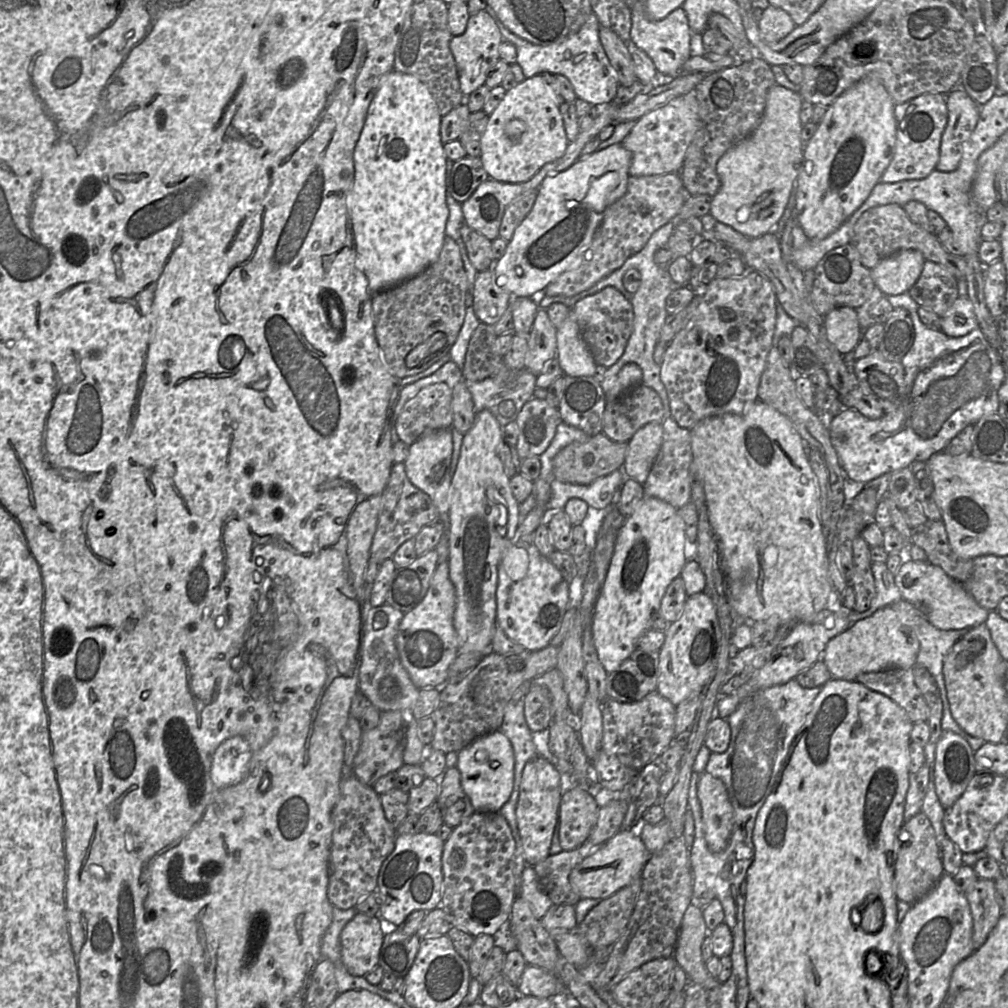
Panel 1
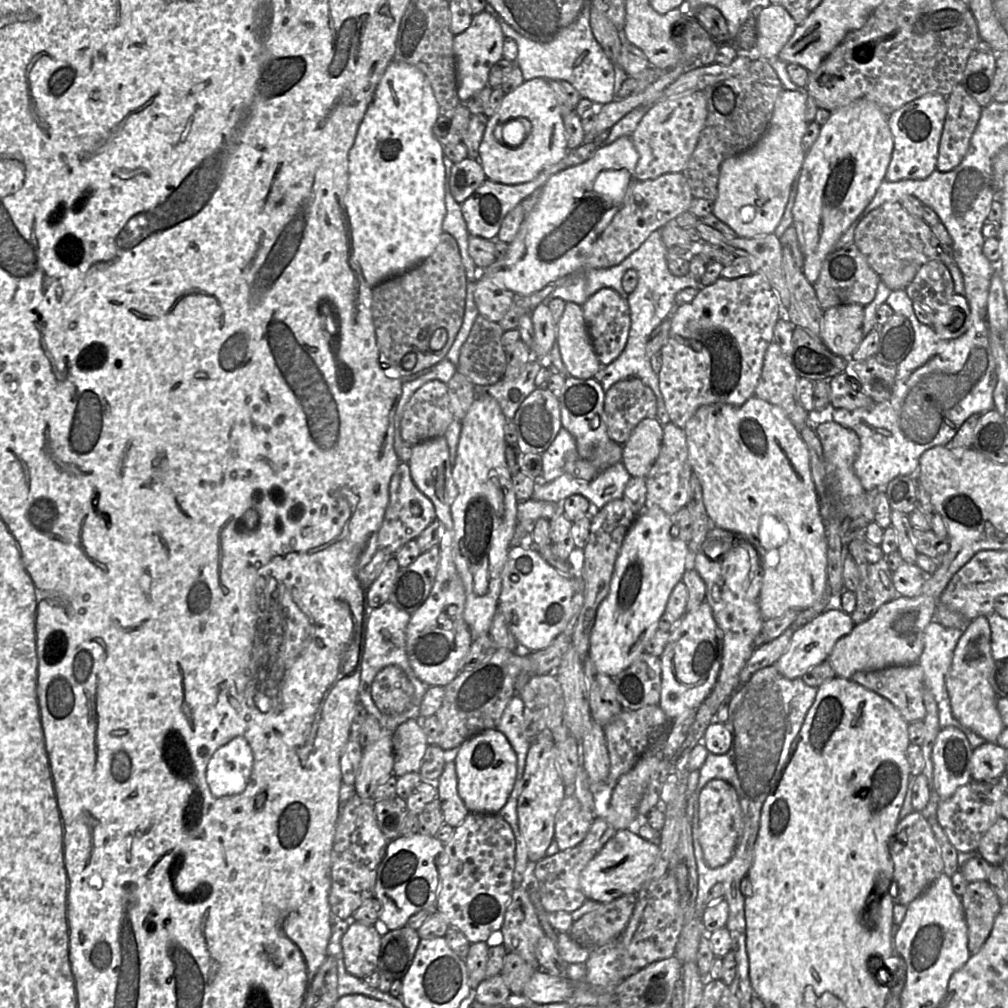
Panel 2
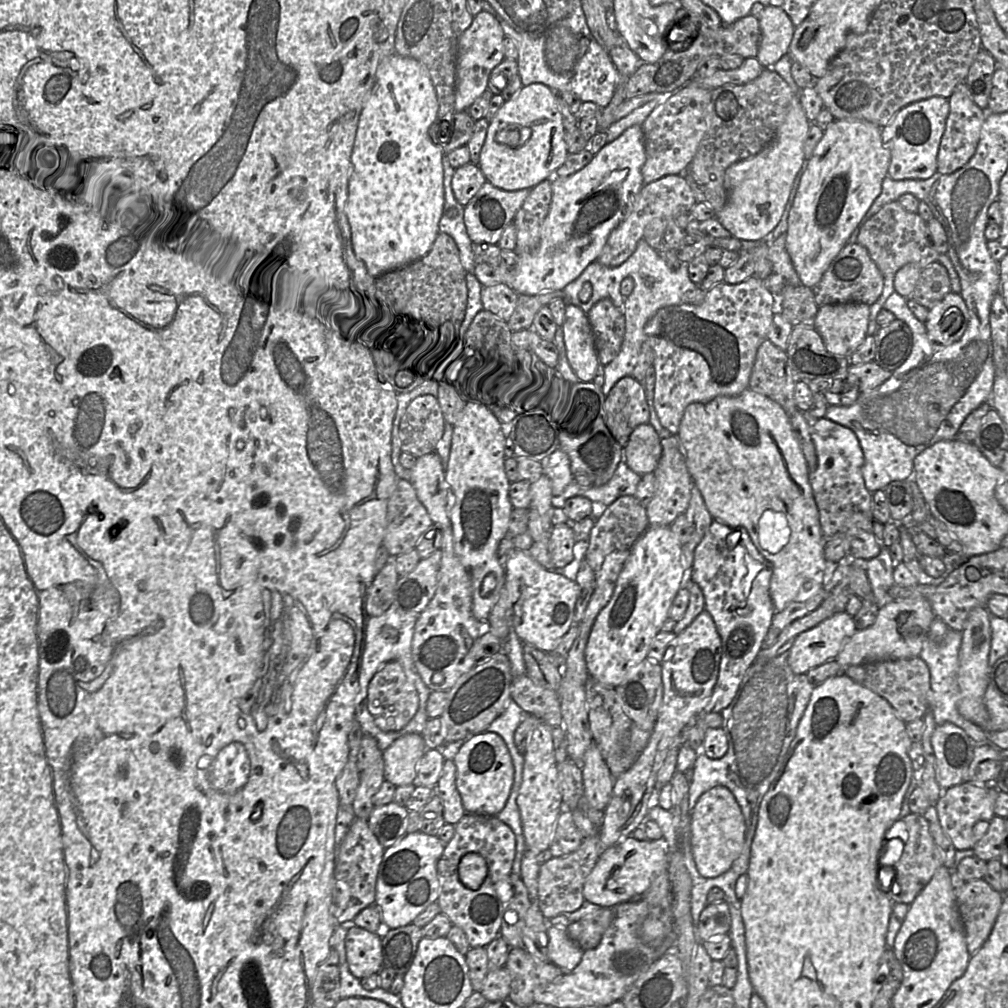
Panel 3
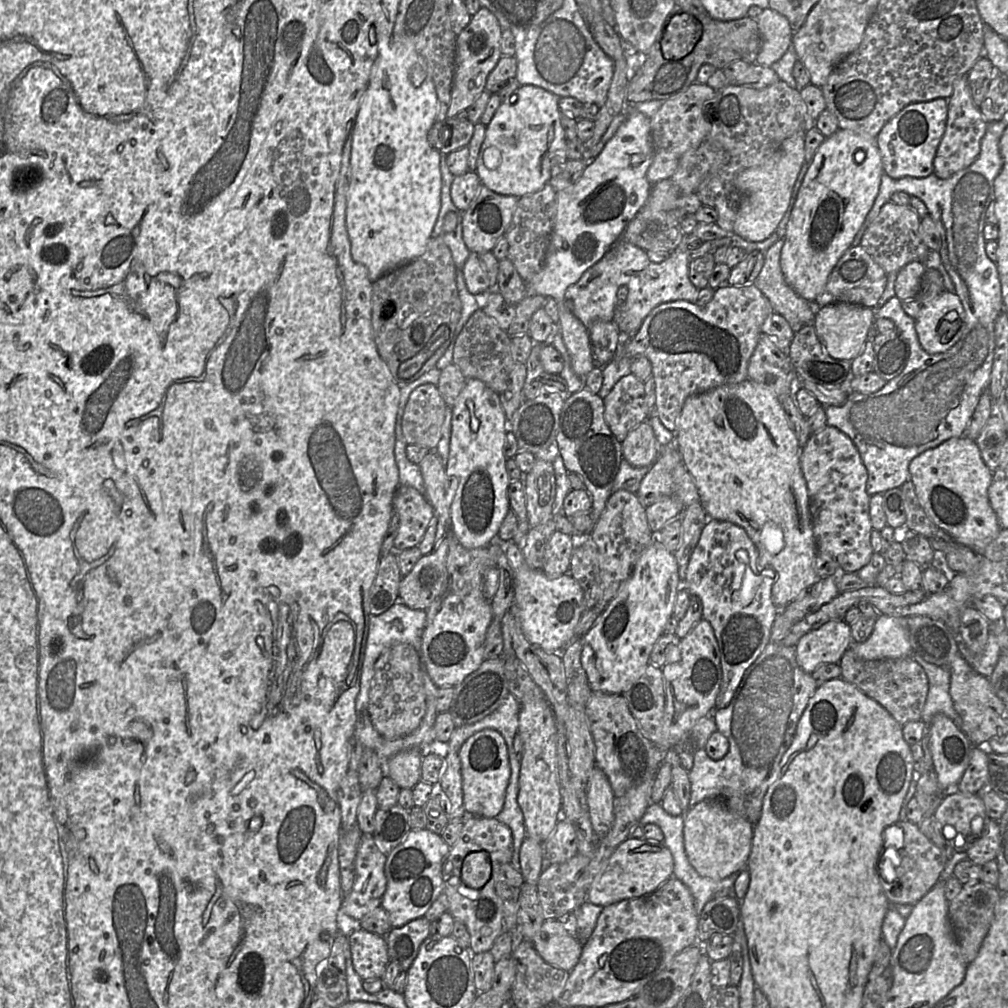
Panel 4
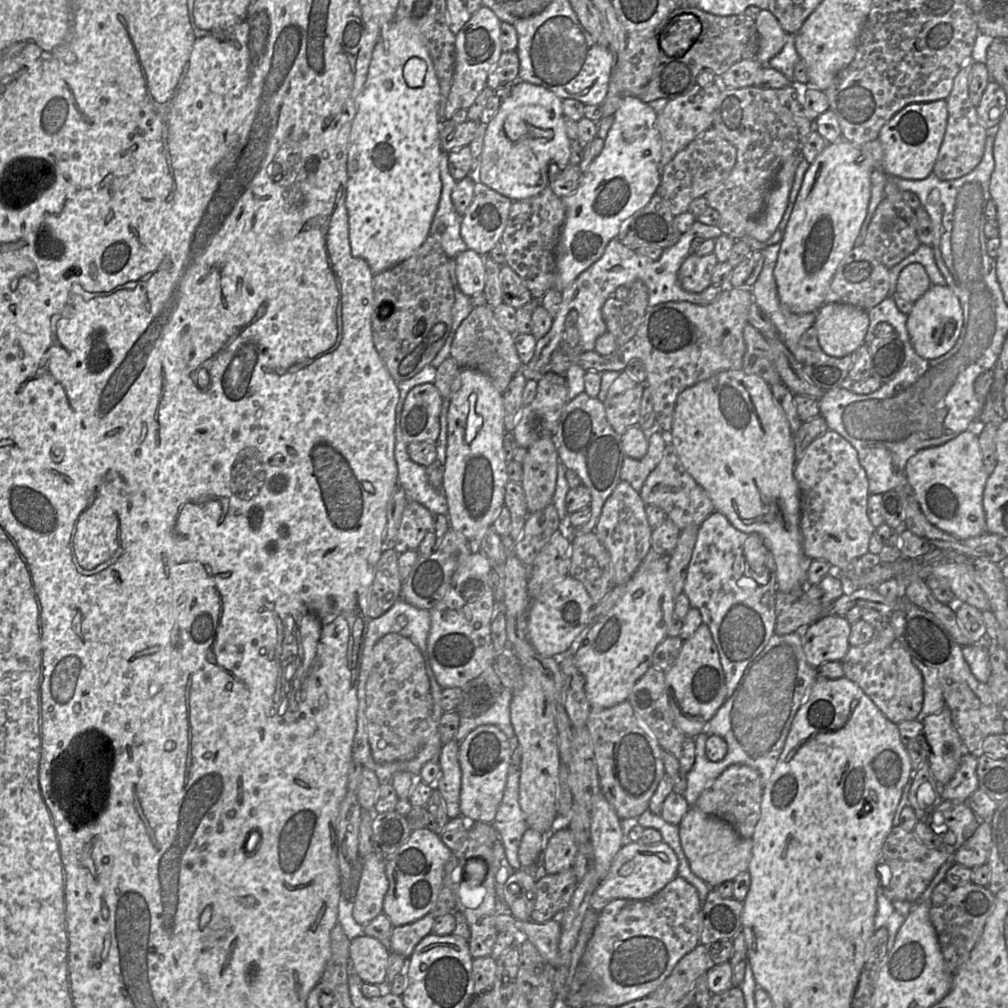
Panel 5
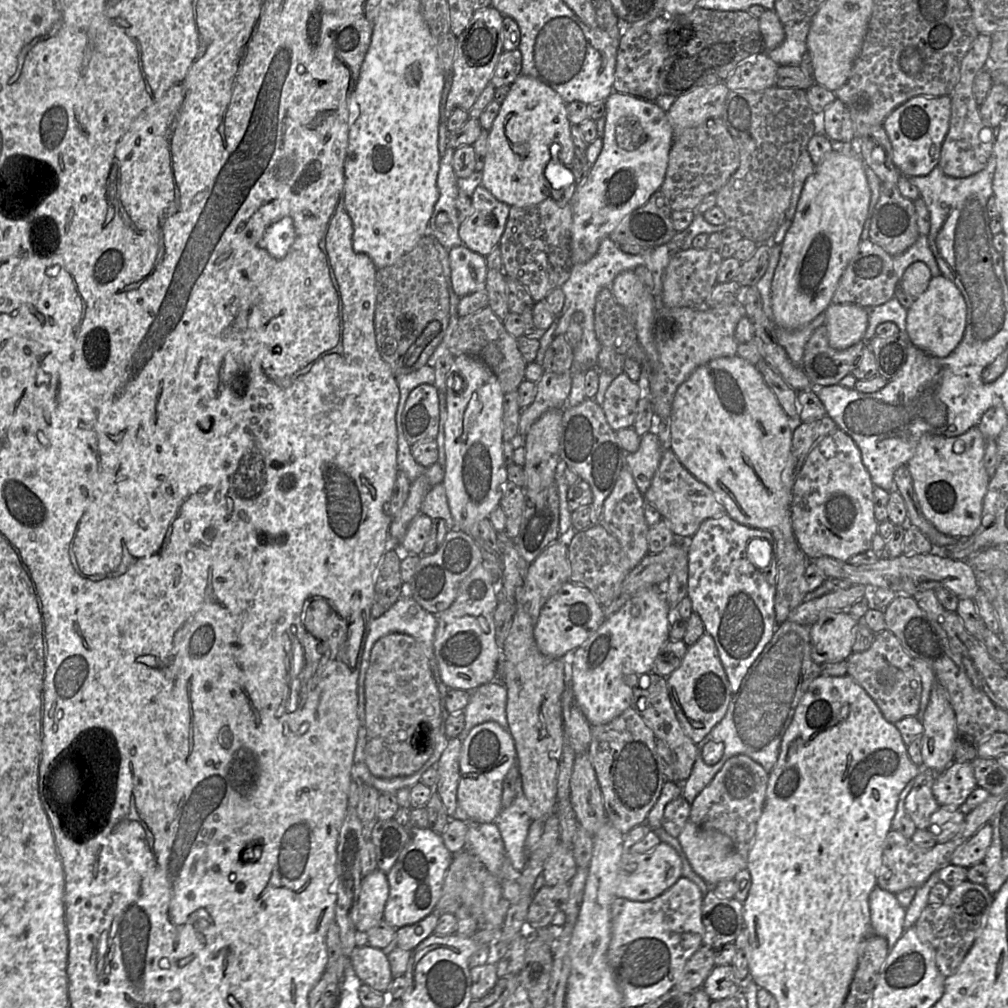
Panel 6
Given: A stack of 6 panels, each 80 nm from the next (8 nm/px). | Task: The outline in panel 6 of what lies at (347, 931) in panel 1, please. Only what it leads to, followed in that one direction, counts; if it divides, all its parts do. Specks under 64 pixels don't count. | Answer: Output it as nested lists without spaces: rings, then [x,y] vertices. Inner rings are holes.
[[[370,945],[355,946],[350,955],[351,964],[361,982],[378,993],[386,993],[392,979],[387,954]]]

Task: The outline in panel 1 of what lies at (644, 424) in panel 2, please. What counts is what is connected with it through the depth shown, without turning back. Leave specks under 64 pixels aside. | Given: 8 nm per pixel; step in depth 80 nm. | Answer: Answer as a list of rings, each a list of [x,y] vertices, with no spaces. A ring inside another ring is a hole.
[[[651,422],[638,429],[627,442],[625,461],[621,468],[626,477],[644,484],[663,442],[661,422]]]

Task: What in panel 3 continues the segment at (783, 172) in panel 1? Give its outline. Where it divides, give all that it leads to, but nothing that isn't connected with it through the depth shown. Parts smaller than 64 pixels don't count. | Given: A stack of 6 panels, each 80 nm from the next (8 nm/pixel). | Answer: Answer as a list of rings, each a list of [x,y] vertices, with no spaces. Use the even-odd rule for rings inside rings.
[[[797,96],[771,143],[758,154],[735,162],[725,171],[727,203],[715,217],[737,239],[770,241],[770,233],[781,220],[793,182],[804,163],[804,142],[811,124]]]

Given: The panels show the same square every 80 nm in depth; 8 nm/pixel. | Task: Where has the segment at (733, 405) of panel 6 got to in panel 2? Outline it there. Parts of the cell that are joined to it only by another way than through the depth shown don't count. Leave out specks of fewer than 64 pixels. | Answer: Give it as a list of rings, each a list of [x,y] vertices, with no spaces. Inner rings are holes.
[[[754,395],[739,407],[701,406],[686,423],[684,432],[692,473],[701,483],[712,525],[746,540],[756,551],[762,570],[758,607],[764,621],[790,610],[800,612],[812,607],[826,590],[826,537],[808,450],[799,431],[780,407]]]

